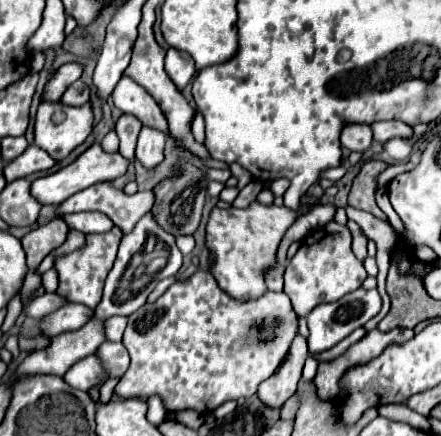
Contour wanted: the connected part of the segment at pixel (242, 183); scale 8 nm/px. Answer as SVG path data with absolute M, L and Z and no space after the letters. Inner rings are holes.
M237 163L230 165L232 175L237 178L239 190L244 188L252 180L251 174Z

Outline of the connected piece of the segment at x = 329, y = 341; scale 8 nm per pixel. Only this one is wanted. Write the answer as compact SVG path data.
M357 288L355 292L349 292L347 296L343 296L337 302L319 304L307 316L307 324L309 324L309 338L307 338L309 340L309 352L329 350L339 340L349 336L355 328L363 326L367 320L371 320L375 314L379 314L379 310L381 310L381 296L379 296L379 292L377 290L365 290L365 288Z

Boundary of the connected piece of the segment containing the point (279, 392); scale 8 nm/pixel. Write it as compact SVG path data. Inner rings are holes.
M297 334L297 340L293 340L289 348L289 356L281 362L281 368L269 376L259 388L259 398L263 404L271 408L279 408L285 404L287 398L291 398L297 390L297 384L301 380L301 370L307 358L307 340Z

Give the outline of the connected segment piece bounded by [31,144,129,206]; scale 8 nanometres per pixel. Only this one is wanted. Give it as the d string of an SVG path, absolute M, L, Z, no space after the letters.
M93 144L89 150L85 150L73 164L61 168L59 172L53 172L49 176L43 176L43 178L37 178L31 182L31 196L37 198L37 202L41 202L43 206L47 204L61 204L63 200L67 200L67 196L73 196L97 182L105 182L105 180L115 180L119 176L125 174L127 170L127 164L129 160L125 160L123 156L119 156L119 152L115 154L107 154L101 150L99 144Z

